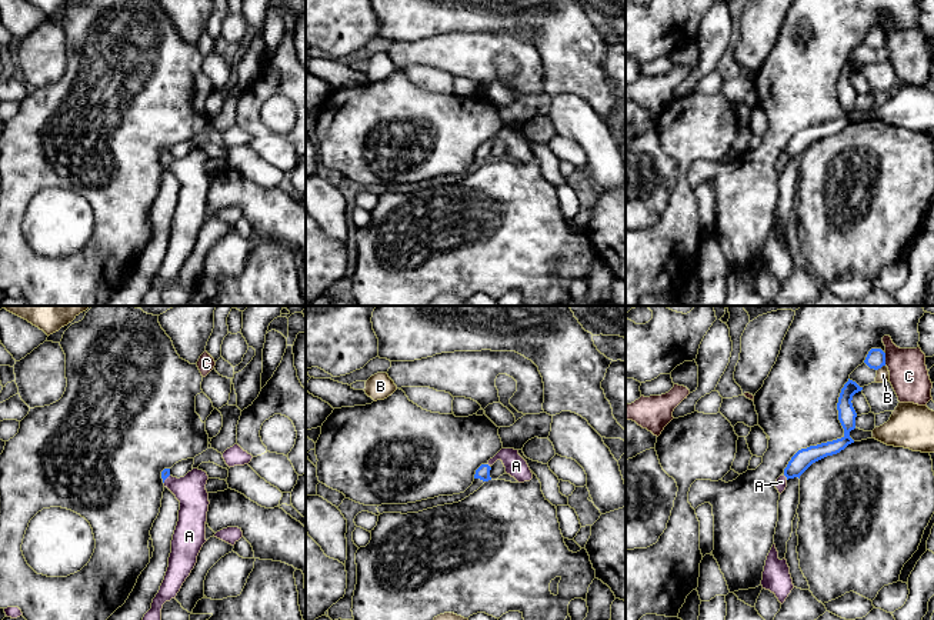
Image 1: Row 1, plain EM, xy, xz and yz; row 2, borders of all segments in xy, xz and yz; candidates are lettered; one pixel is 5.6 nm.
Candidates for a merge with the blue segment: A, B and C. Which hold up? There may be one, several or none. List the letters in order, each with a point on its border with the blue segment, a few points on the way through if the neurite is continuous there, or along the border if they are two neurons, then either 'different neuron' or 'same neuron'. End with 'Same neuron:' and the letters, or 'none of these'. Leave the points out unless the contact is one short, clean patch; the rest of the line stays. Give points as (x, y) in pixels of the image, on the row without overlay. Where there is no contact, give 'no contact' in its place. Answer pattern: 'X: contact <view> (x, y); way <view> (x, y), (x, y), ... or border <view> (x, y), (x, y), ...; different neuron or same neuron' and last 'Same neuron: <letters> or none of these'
A: contact yz (786, 156); way yz (803, 139), (786, 156), (781, 162); same neuron
B: contact yz (880, 47); different neuron
C: contact yz (884, 39); border yz (884, 33), (886, 44); different neuron
Same neuron: A

